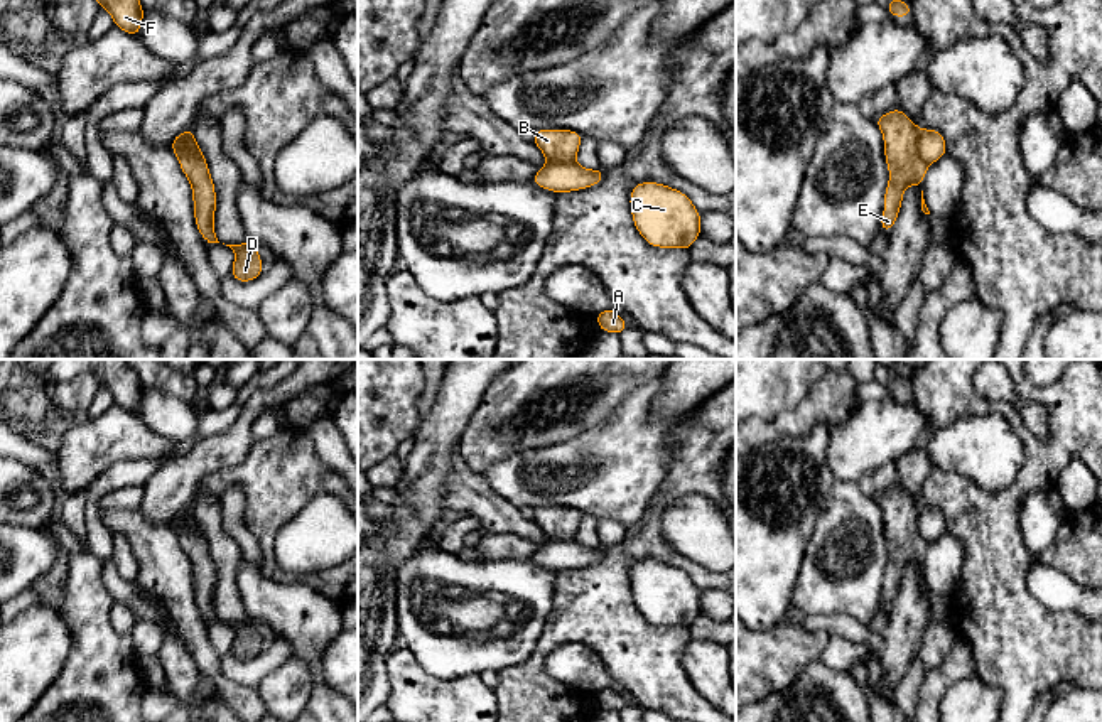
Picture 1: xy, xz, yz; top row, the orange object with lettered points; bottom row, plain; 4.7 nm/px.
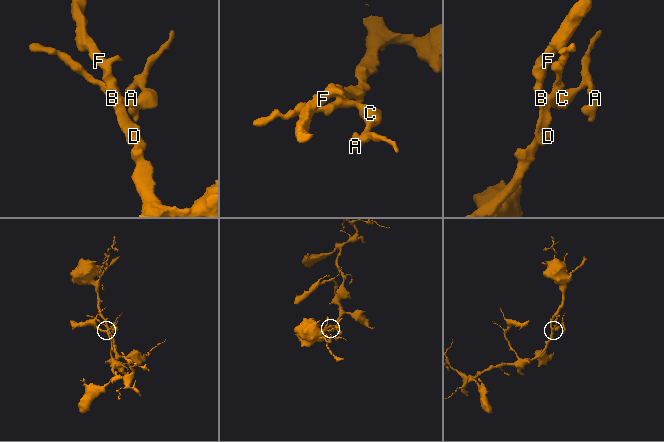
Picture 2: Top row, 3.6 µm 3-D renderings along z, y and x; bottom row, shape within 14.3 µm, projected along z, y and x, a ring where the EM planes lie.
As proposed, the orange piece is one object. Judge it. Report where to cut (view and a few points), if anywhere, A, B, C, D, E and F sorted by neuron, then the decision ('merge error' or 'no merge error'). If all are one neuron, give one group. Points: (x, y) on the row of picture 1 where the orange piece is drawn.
yz (917, 129), (917, 152), (927, 166) | A C / B D E F | merge error

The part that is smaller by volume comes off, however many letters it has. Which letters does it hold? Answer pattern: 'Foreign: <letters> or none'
Foreign: A, C

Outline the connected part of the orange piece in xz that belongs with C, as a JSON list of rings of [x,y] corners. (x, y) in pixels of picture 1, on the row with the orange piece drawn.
[[[640,182],[629,197],[633,223],[656,248],[689,250],[700,236],[700,213],[687,194],[658,182]]]

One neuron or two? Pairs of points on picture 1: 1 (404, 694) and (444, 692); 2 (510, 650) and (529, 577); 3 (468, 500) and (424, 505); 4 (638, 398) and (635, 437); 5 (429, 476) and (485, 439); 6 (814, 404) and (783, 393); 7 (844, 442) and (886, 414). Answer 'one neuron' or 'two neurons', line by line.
1: one neuron
2: one neuron
3: two neurons
4: one neuron
5: two neurons
6: two neurons
7: one neuron

